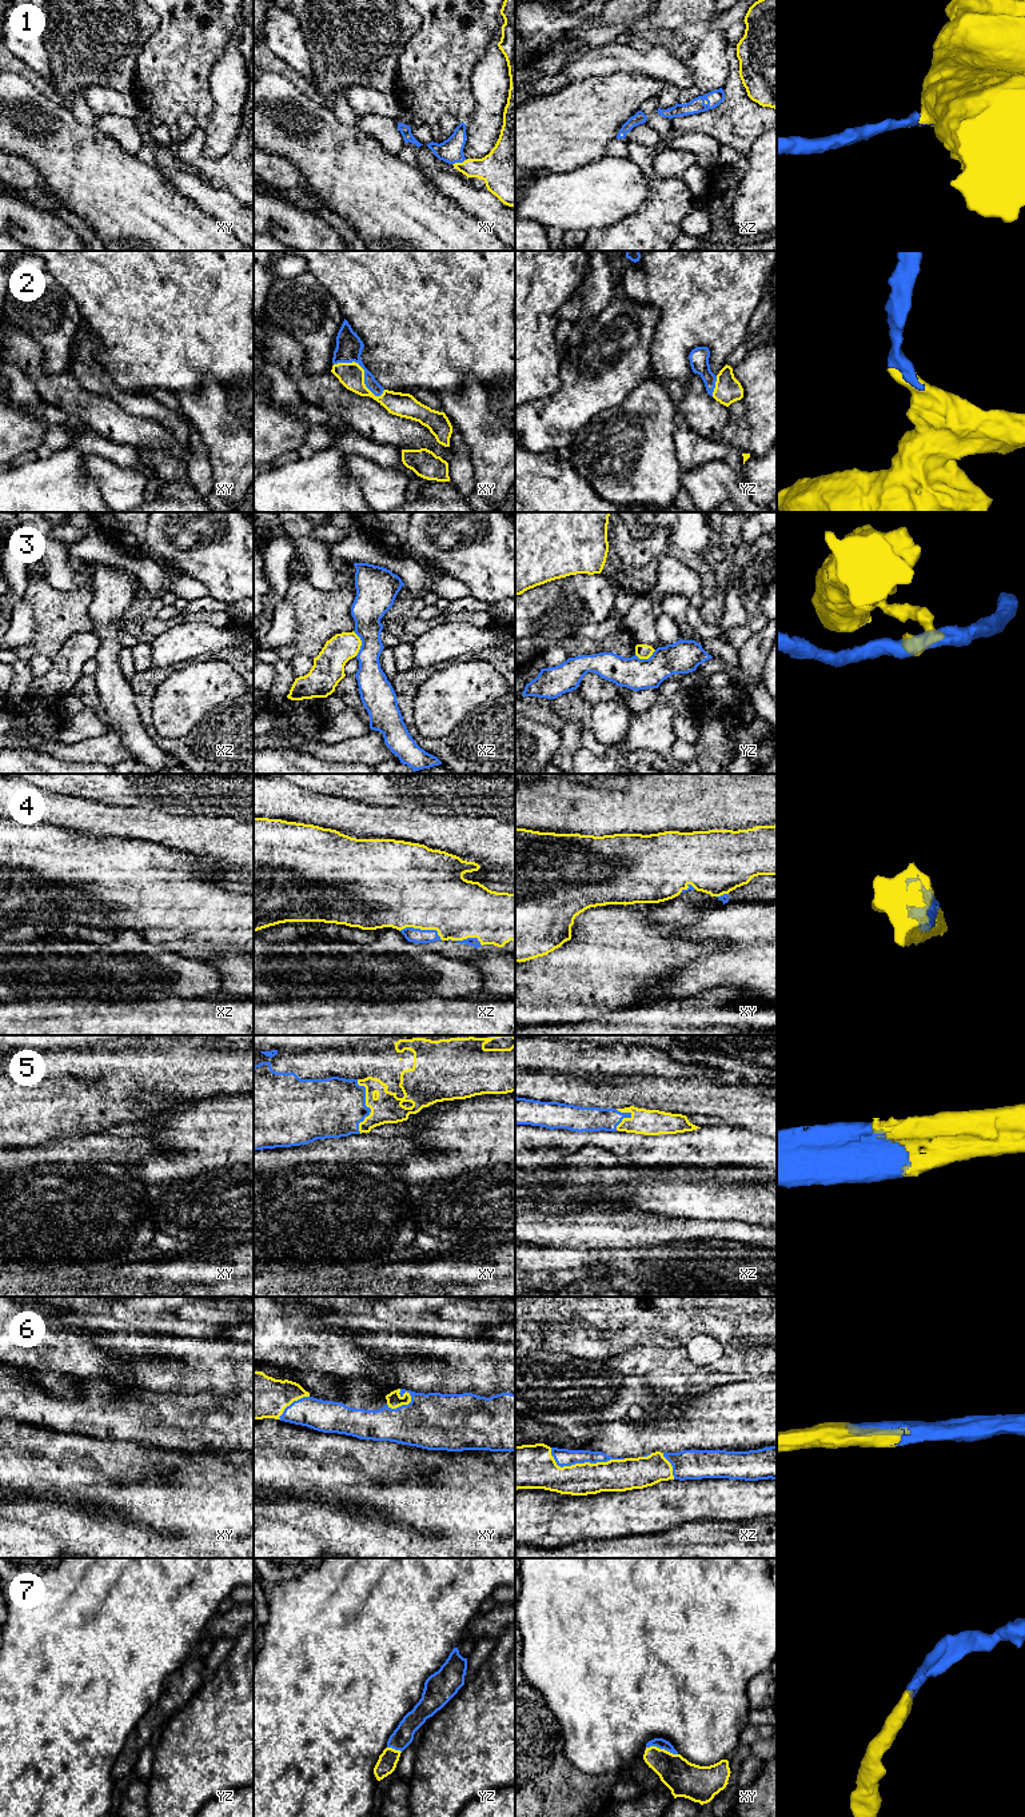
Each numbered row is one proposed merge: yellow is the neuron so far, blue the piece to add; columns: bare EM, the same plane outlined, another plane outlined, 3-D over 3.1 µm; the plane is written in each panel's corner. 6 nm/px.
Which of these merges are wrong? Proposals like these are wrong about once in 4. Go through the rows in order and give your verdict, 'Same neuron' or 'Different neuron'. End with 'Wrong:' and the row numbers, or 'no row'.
1: Same neuron
2: Same neuron
3: Different neuron
4: Same neuron
5: Same neuron
6: Same neuron
7: Same neuron
Wrong: 3

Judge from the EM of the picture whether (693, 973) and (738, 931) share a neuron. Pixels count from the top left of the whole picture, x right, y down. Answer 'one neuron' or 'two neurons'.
one neuron

